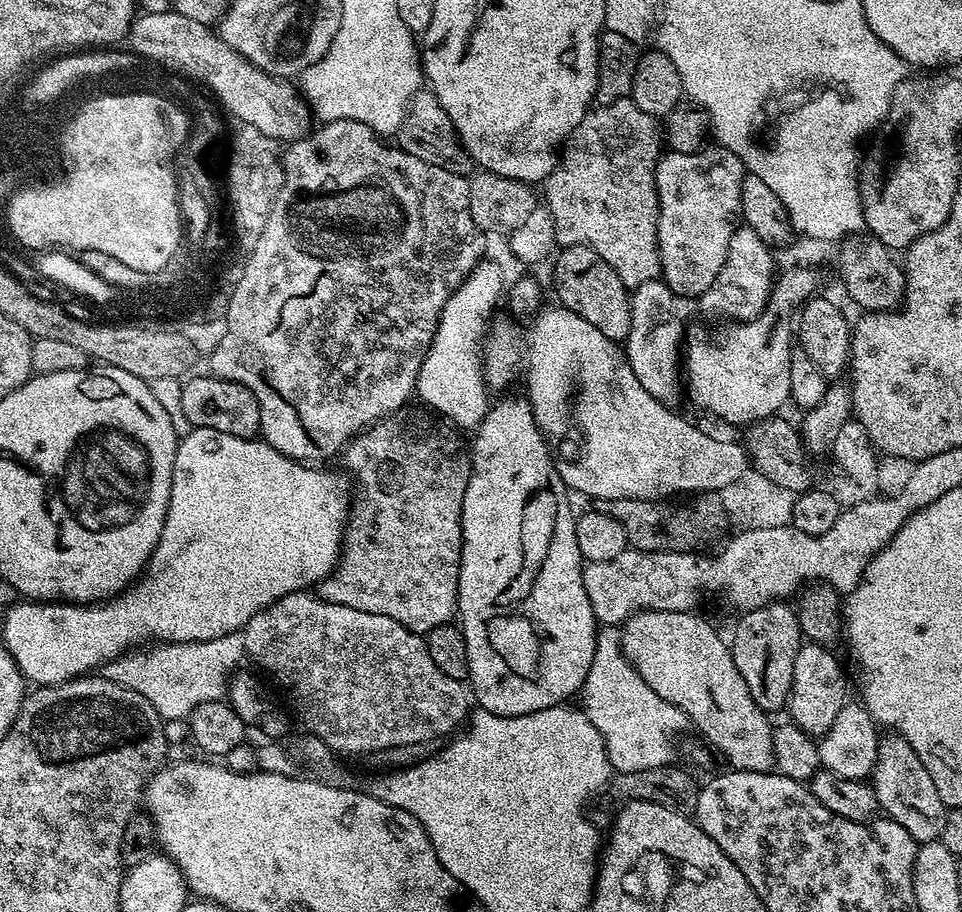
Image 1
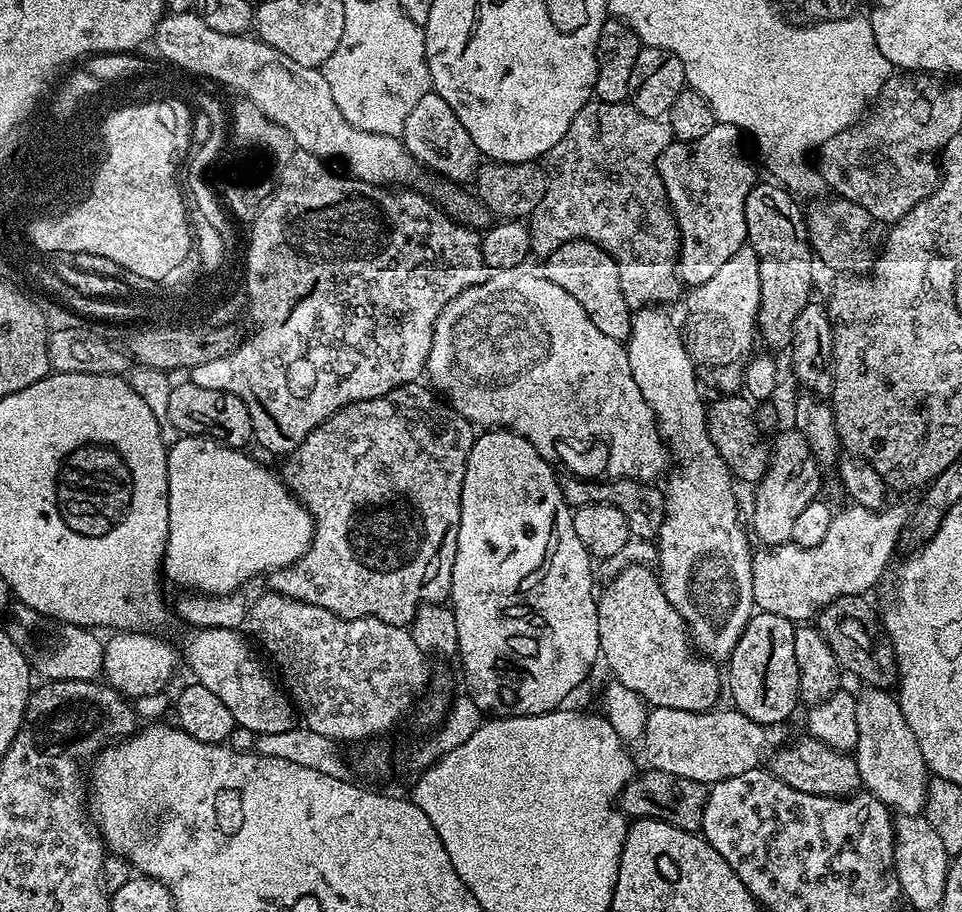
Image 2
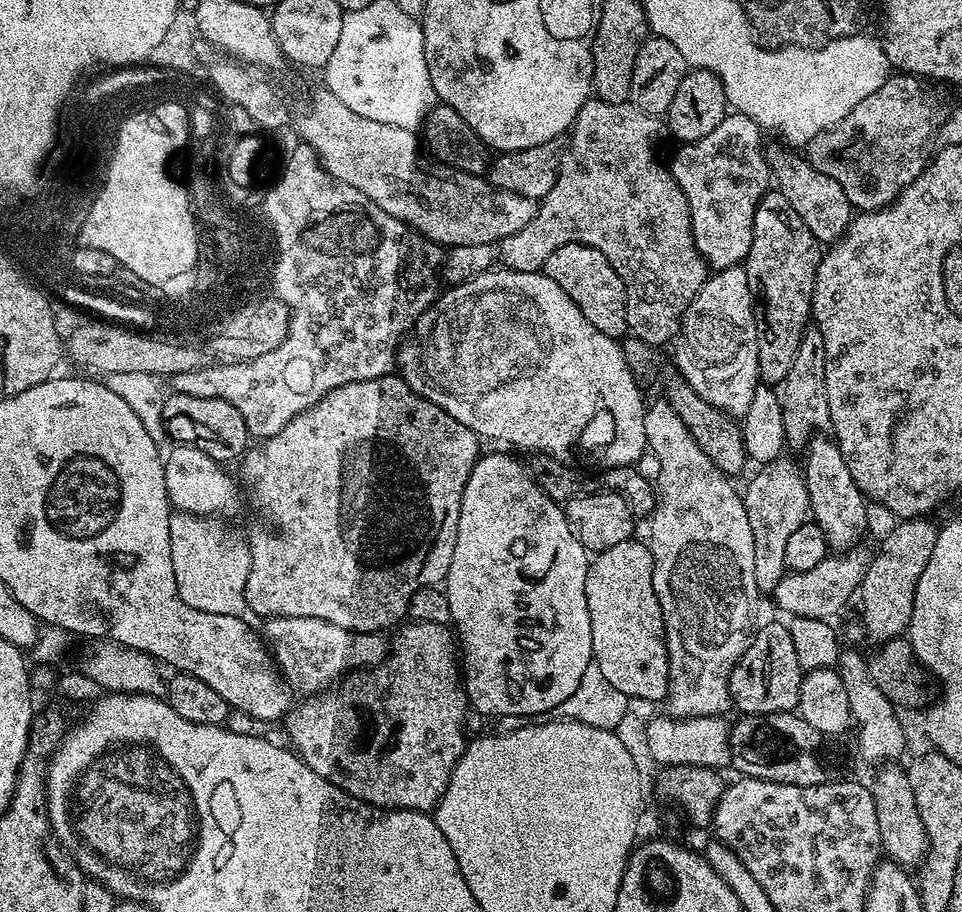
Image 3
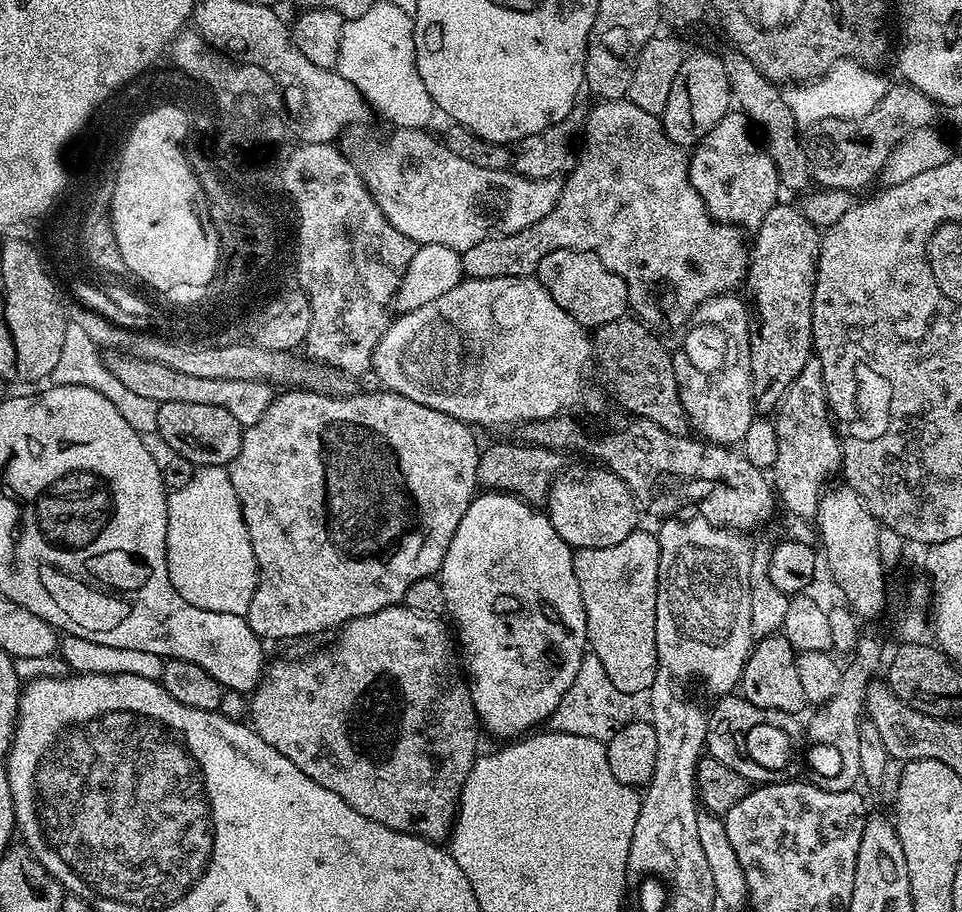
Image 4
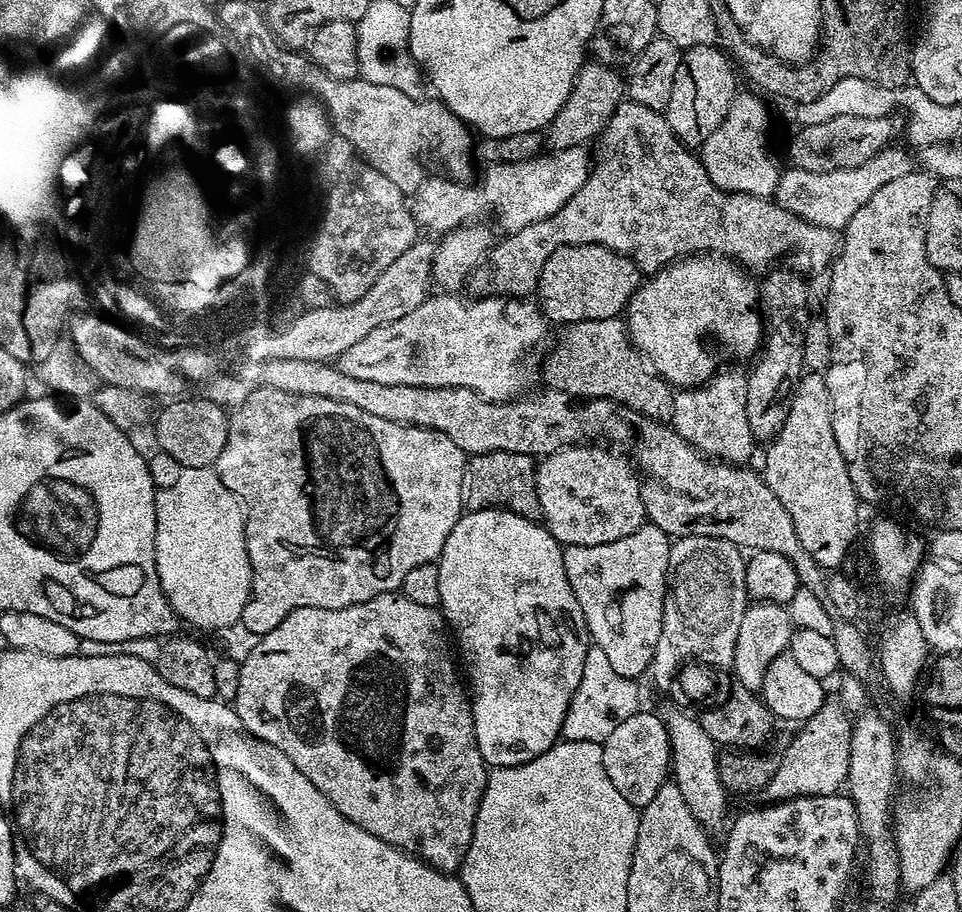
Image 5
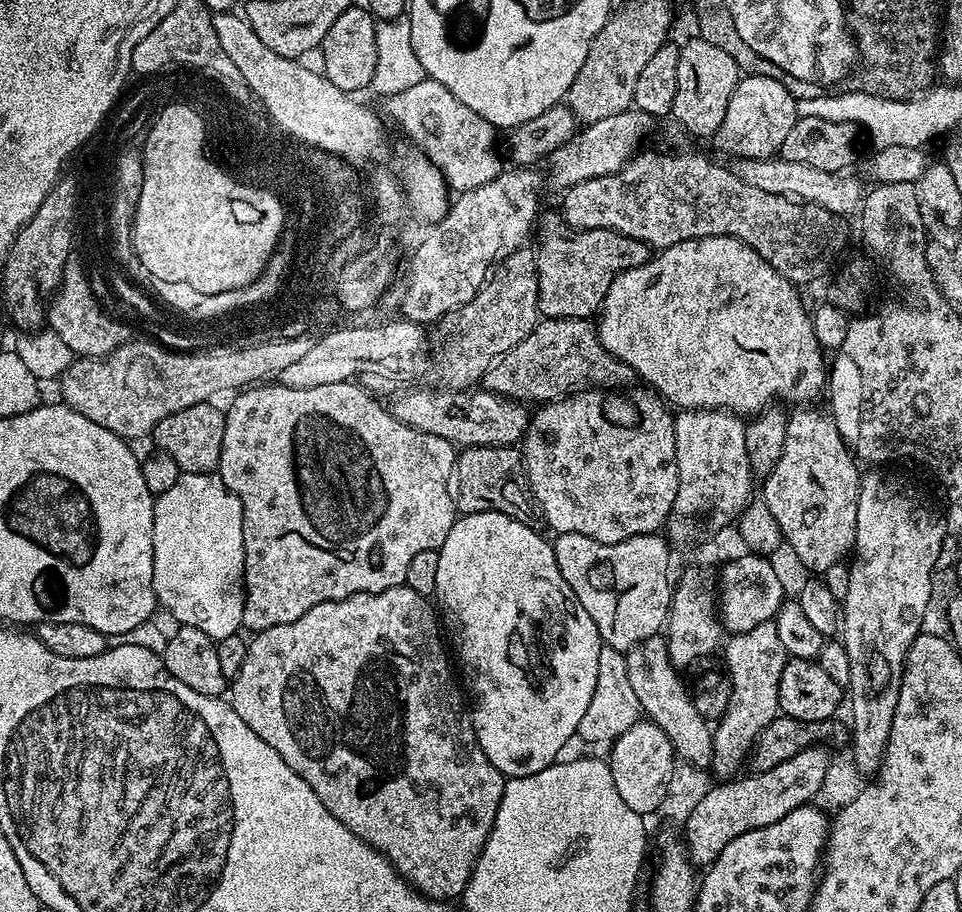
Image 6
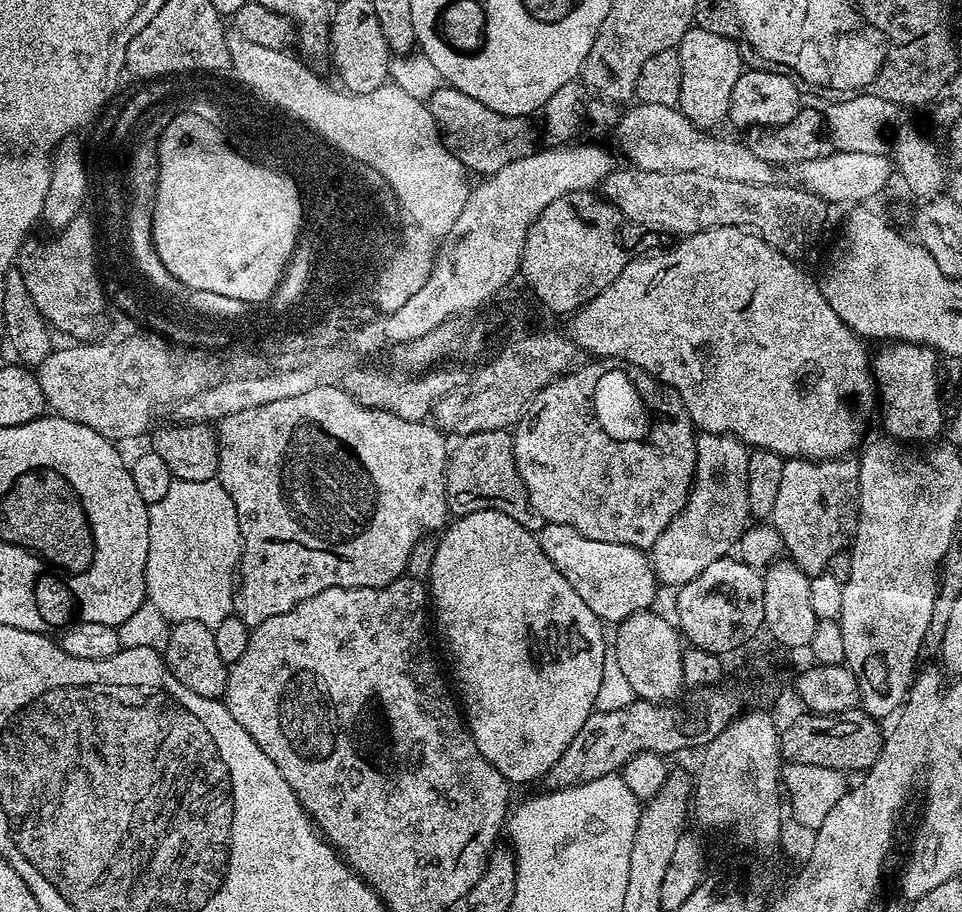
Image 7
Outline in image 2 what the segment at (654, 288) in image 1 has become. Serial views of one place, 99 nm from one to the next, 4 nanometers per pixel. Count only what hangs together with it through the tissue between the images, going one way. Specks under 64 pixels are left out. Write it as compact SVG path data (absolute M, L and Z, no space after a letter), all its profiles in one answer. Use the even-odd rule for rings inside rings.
M664 306L639 309L633 315L632 335L626 341L630 374L634 374L634 382L638 382L642 398L646 398L650 410L656 415L661 436L673 457L685 456L680 469L667 477L669 480L668 488L664 492L664 521L658 537L658 575L670 606L674 606L674 610L678 610L684 619L696 651L710 660L724 662L732 655L734 646L738 646L738 638L742 638L756 608L752 577L754 548L753 545L748 545L749 533L746 531L745 521L744 524L740 521L742 511L736 502L734 477L726 462L722 462L708 433L708 410L706 400L700 397L700 384L696 381L696 368L692 365L694 357L688 351L681 325L679 328L672 321L668 311Z

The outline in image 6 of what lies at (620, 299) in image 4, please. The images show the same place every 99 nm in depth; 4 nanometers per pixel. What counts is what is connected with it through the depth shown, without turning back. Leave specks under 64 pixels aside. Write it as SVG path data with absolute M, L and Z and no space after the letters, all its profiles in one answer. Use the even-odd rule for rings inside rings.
M576 230L572 236L548 236L536 252L538 266L538 306L541 317L549 320L574 318L586 320L601 311L610 282L617 272L624 271L628 256L629 237L604 232L604 240L596 240L592 230Z

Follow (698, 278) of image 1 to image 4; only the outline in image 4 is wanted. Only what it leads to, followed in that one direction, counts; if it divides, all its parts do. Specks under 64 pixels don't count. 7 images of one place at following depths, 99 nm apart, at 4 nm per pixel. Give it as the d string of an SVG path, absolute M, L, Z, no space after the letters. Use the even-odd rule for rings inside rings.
M729 110L722 122L691 149L688 173L712 219L722 224L734 224L741 230L760 228L762 218L766 218L781 199L780 171L754 135L748 117L739 110Z

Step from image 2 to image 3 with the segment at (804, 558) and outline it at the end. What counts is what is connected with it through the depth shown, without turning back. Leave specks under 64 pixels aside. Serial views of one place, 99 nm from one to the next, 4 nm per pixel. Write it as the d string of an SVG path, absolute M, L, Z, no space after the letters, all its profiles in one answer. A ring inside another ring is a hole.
M848 550L843 554L829 554L814 570L801 572L788 572L776 583L774 599L784 612L789 612L789 617L806 616L828 620L836 616L848 604L848 599L857 595L864 572L868 568L869 553L861 550Z

